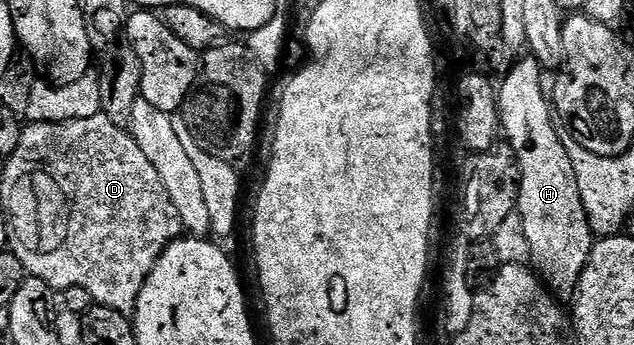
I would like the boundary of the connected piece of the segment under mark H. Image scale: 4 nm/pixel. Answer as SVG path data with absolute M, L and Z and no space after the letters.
M526 56L505 76L504 83L499 83L500 128L520 165L518 212L530 244L531 265L553 295L571 295L588 263L594 235L582 208L578 180L574 180L574 164L570 164L570 156L566 156L540 74L540 63Z

